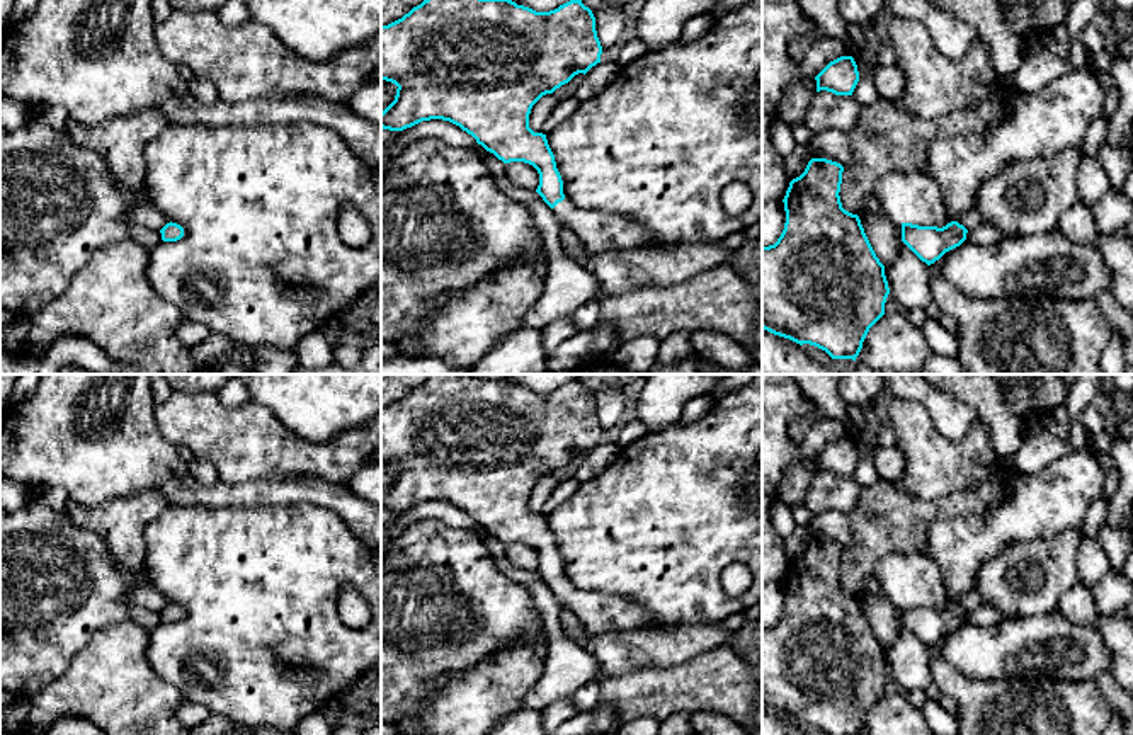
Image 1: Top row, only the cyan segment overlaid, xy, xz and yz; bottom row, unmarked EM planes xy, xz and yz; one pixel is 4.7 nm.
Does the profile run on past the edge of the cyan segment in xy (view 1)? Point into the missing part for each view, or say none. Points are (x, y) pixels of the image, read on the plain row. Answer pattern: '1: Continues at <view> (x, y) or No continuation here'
1: No continuation here

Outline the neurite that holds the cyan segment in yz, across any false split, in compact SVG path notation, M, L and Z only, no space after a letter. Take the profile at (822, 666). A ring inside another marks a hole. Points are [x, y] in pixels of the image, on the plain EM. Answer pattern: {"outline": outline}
{"outline": "M811 539L805 553L789 563L783 580L784 611L774 626L762 628L762 709L827 735L859 735L869 709L885 696L890 669L885 647L876 638L859 597L842 589L842 553L844 548L837 543Z"}

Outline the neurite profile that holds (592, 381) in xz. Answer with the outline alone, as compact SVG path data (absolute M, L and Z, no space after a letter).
M582 374L580 381L590 391L597 391L597 390L602 390L606 386L609 386L612 390L623 388L623 385L616 374Z

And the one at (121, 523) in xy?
M146 490L99 505L70 499L65 514L77 527L97 533L116 565L139 570L146 556L145 531L167 507L160 490Z

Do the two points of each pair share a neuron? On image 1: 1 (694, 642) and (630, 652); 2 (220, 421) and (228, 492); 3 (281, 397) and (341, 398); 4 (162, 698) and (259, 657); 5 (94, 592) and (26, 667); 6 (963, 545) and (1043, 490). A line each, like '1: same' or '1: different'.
1: same
2: different
3: same
4: different
5: same
6: same

